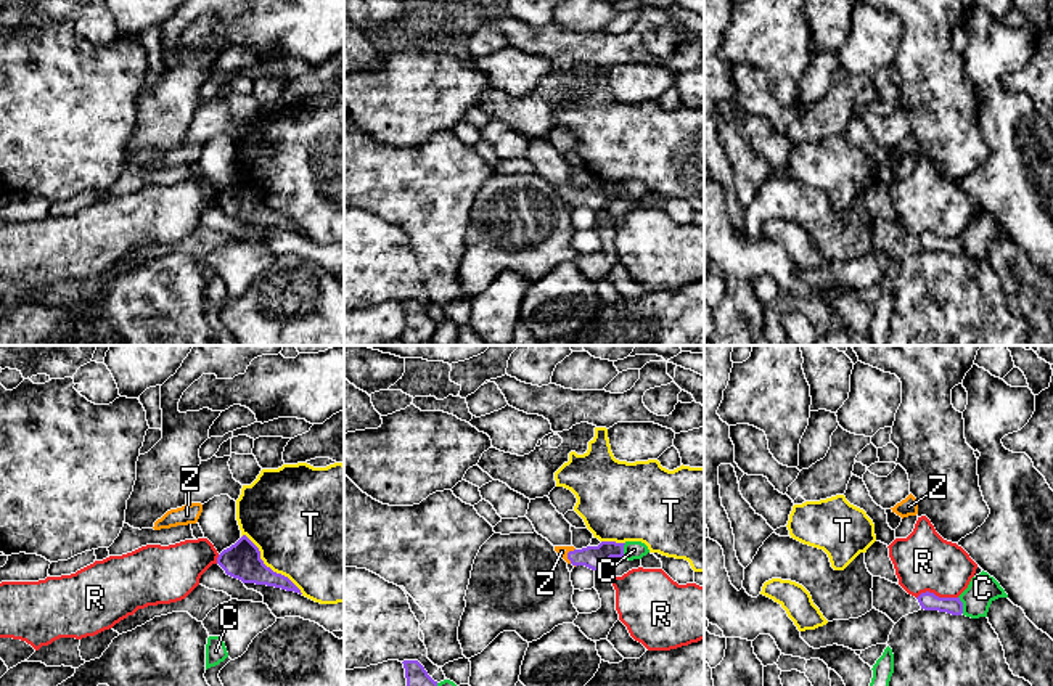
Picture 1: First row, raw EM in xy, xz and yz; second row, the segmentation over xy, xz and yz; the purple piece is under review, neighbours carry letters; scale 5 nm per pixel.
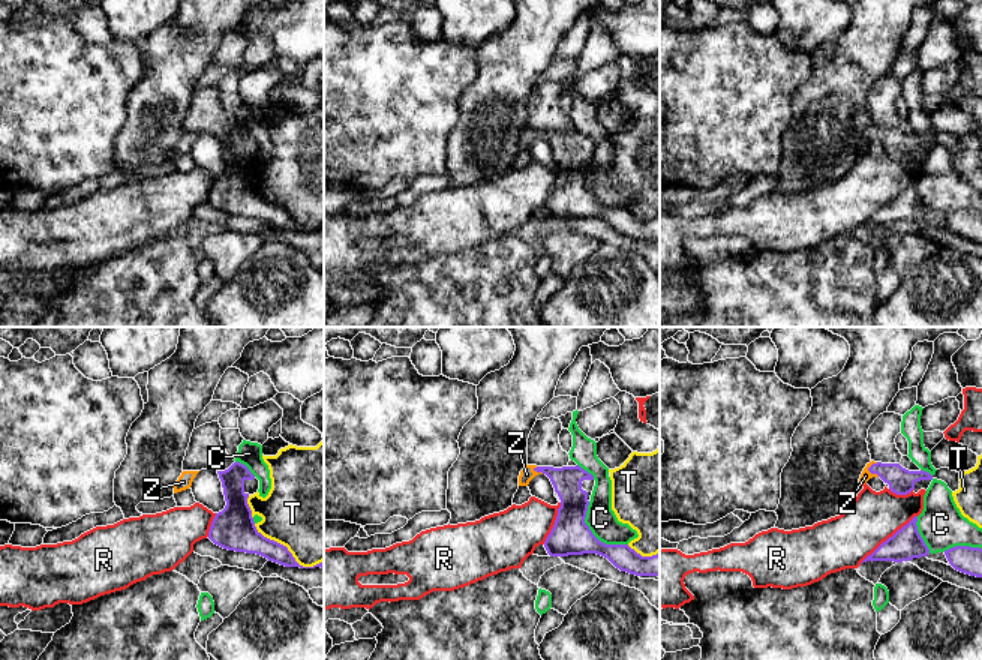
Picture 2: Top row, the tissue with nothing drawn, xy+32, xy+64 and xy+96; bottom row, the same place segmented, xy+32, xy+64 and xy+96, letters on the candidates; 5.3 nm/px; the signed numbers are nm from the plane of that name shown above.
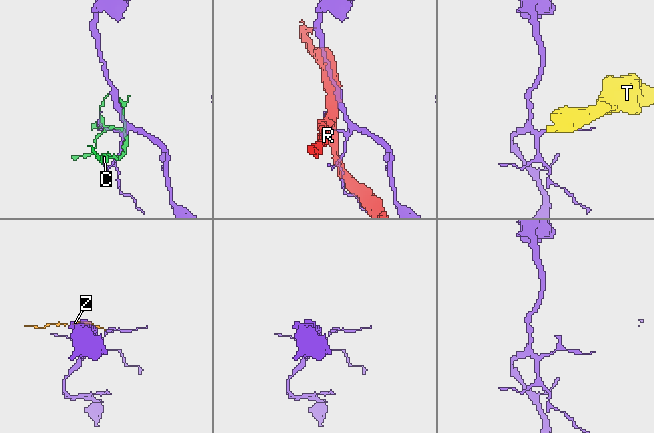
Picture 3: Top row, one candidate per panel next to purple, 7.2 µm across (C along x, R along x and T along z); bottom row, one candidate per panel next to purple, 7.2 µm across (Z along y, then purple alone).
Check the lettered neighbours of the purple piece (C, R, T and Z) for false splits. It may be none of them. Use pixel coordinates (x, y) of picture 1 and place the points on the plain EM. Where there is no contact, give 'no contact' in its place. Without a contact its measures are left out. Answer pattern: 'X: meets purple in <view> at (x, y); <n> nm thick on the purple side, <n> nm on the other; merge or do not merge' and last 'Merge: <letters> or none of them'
C: meets purple in yz at (962, 244); 90 nm thick on the purple side, 150 nm on the other; do not merge
R: meets purple in yz at (936, 236); 90 nm thick on the purple side, 300 nm on the other; do not merge
T: meets purple in xy at (269, 208); 180 nm thick on the purple side, 480 nm on the other; do not merge
Z: meets purple in xz at (568, 195); 120 nm thick on the purple side, 50 nm on the other; merge
Merge: Z

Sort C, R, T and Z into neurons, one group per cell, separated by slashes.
C / R / T / Z

